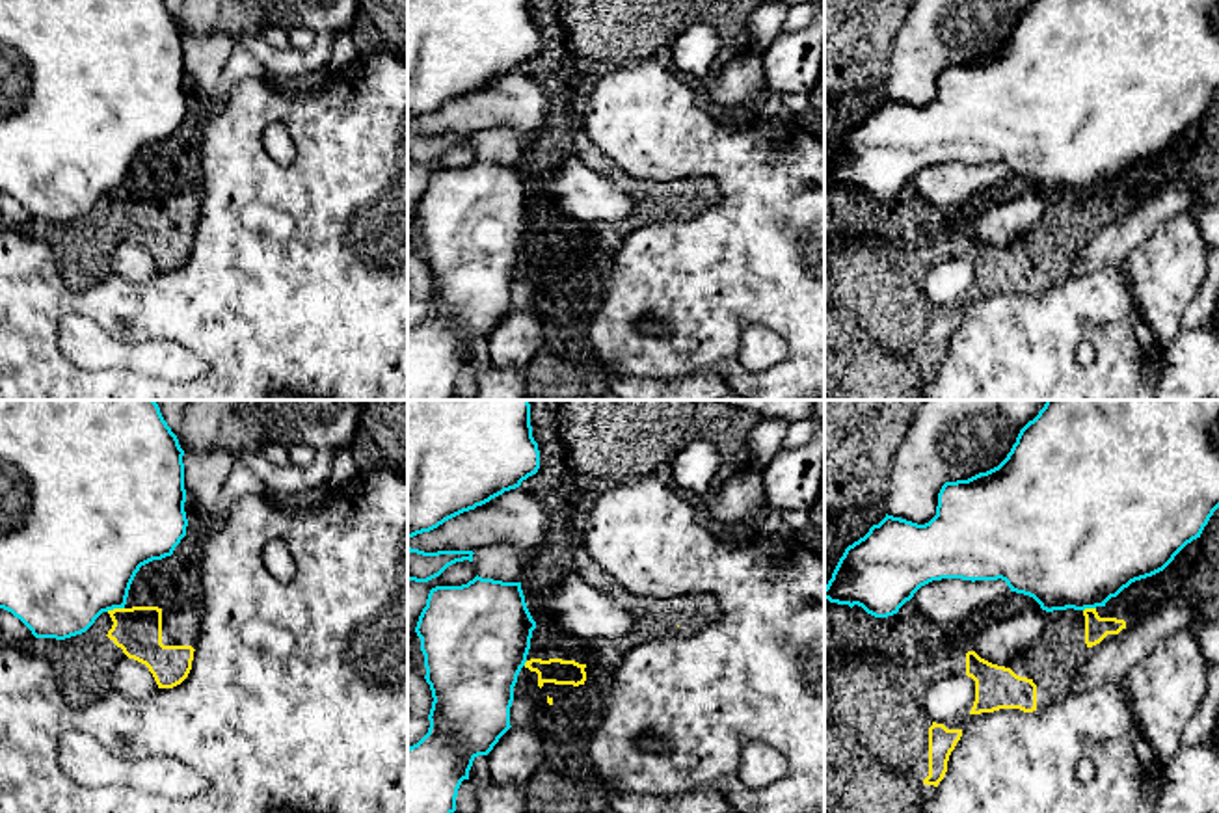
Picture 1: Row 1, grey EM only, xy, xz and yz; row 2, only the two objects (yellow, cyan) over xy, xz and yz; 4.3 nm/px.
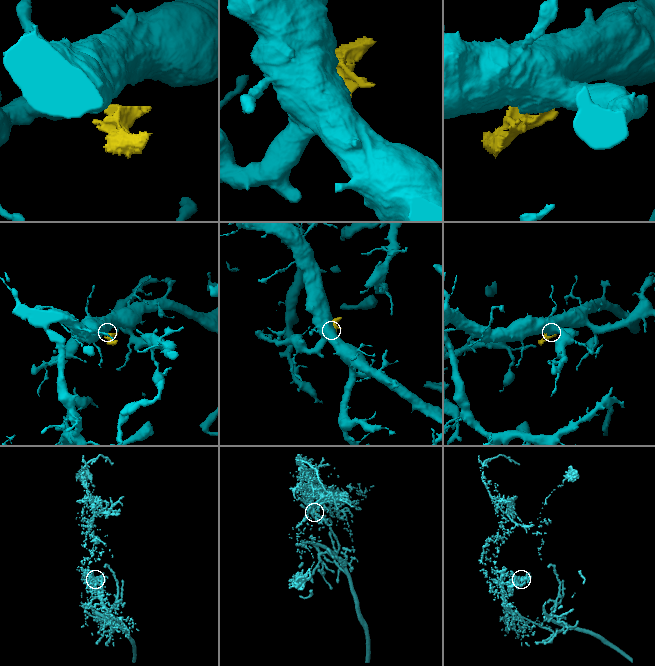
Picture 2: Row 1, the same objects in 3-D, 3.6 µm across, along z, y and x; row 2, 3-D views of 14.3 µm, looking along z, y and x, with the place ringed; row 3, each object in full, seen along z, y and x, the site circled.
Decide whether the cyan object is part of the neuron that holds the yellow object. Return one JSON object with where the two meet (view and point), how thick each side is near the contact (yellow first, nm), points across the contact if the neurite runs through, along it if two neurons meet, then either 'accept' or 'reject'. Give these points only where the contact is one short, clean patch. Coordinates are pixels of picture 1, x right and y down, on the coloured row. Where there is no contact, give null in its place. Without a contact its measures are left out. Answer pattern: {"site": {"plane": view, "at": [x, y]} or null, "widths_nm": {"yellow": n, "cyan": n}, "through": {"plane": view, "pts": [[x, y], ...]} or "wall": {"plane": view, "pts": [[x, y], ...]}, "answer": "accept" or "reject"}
{"site": {"plane": "xy", "at": [114, 609]}, "widths_nm": {"yellow": 200, "cyan": 480}, "wall": {"plane": "xy", "pts": [[123, 607], [107, 611]]}, "answer": "reject"}

